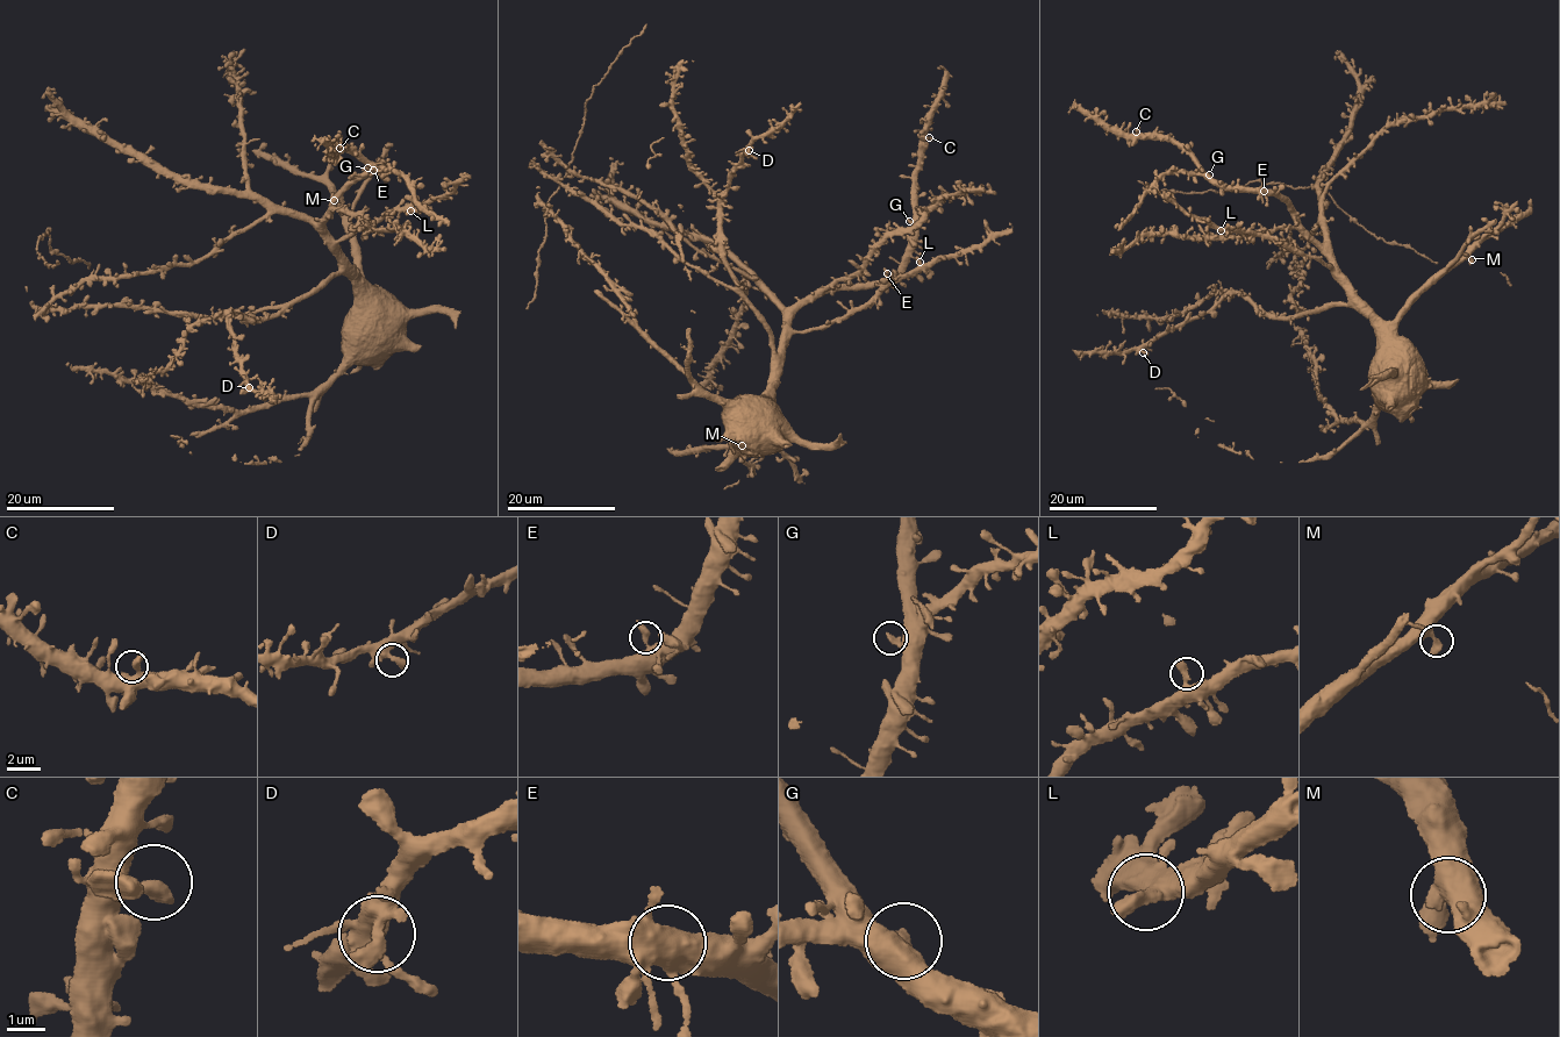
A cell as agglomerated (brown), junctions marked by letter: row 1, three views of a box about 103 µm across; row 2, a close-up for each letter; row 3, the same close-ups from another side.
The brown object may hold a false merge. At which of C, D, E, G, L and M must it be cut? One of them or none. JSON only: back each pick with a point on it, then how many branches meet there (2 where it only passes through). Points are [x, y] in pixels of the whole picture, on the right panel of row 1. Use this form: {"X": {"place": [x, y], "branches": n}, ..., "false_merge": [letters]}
{"false_merge": []}

